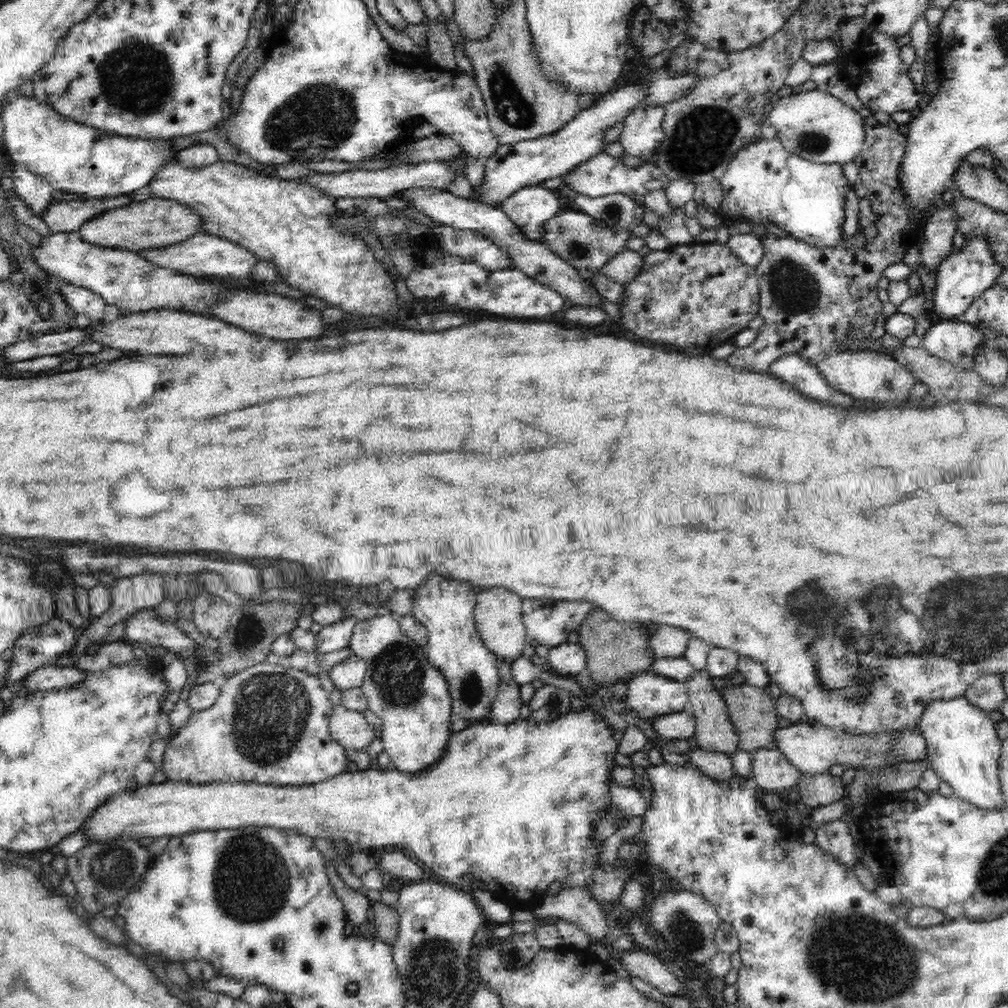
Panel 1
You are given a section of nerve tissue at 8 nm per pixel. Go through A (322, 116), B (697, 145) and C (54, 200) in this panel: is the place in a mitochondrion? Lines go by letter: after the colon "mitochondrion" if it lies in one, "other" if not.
A: mitochondrion
B: mitochondrion
C: other

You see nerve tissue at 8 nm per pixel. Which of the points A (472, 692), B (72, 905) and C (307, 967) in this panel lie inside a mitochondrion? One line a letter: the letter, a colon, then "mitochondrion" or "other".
A: mitochondrion
B: mitochondrion
C: other

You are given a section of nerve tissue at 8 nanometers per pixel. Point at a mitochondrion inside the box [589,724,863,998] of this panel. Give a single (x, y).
(686, 934)

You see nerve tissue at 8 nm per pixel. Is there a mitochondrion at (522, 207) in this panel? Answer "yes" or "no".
no

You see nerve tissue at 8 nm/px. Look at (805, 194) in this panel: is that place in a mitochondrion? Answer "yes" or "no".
no

